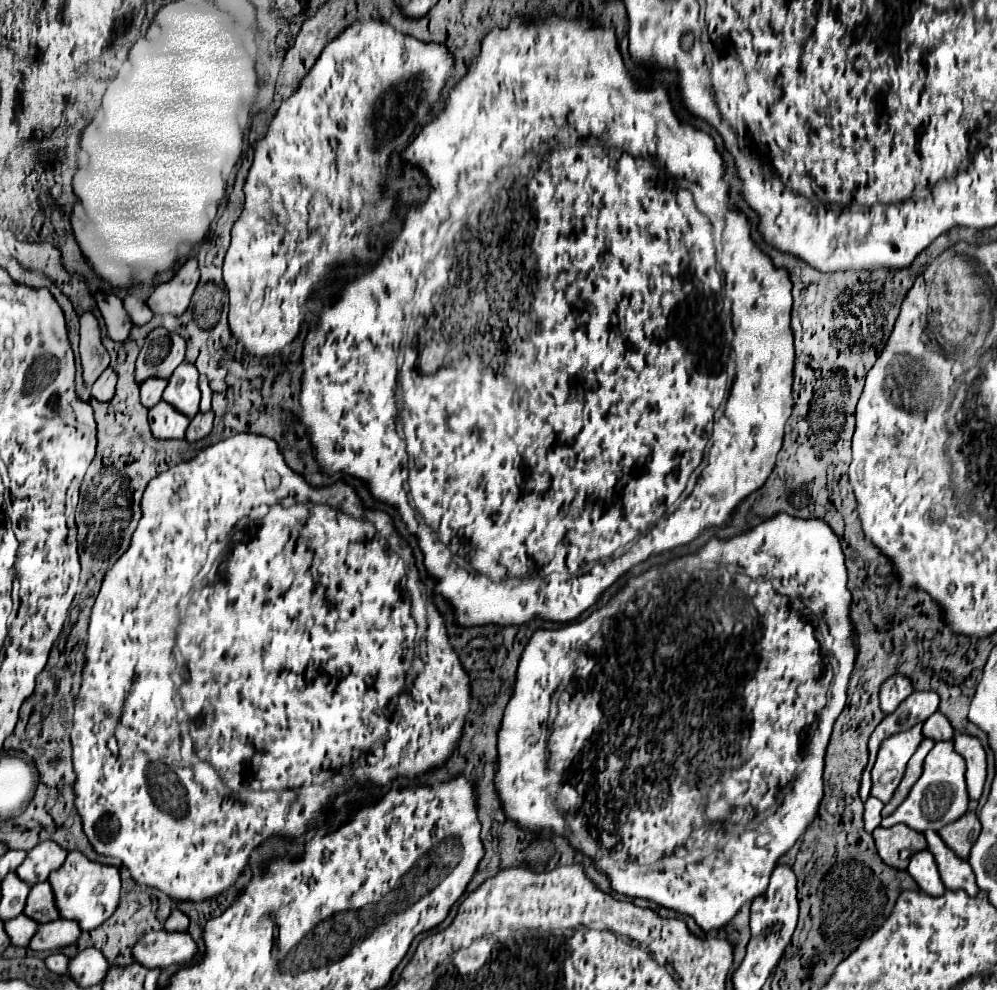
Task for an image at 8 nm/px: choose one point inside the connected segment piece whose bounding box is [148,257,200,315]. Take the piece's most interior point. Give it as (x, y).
(172, 298)

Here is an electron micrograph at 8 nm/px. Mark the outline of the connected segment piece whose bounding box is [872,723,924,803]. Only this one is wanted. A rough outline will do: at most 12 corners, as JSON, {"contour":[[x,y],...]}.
{"contour":[[922,723],[884,739],[872,797],[892,799],[922,739]]}

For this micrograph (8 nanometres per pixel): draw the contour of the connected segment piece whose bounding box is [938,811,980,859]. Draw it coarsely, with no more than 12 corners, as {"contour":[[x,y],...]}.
{"contour":[[976,811],[938,831],[956,855],[968,859],[978,839],[980,821]]}

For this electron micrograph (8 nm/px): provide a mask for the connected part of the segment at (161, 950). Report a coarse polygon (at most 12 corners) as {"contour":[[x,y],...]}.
{"contour":[[150,931],[134,947],[148,967],[182,965],[196,955],[188,933]]}

